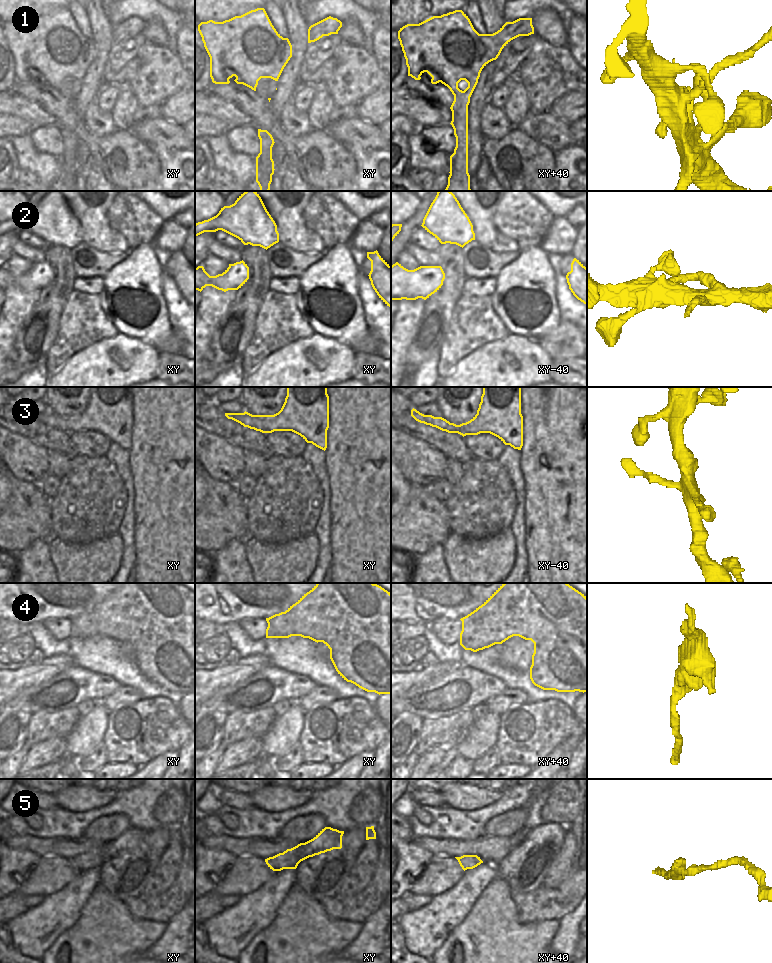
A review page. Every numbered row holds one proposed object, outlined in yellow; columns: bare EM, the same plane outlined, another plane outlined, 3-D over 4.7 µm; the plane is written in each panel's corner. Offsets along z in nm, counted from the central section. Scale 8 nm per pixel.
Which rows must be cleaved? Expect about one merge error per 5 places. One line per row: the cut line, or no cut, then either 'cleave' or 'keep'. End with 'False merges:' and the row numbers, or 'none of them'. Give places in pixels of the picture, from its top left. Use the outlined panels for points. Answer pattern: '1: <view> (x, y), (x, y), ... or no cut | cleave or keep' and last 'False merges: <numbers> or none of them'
1: no cut | keep
2: no cut | keep
3: no cut | keep
4: no cut | keep
5: no cut | keep
False merges: none of them

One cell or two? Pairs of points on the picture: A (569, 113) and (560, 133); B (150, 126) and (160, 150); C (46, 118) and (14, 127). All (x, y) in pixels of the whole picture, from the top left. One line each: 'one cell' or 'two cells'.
A: two cells
B: two cells
C: two cells

